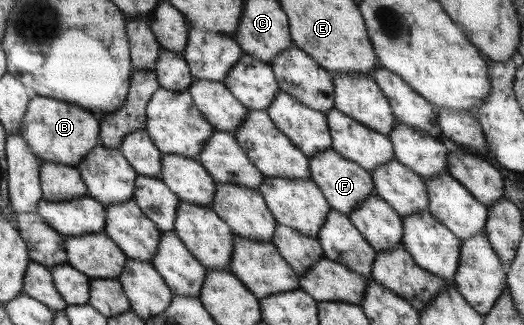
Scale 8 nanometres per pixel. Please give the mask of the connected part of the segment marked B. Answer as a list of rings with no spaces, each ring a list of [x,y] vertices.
[[[36,95],[28,101],[19,134],[35,157],[75,168],[85,155],[99,144],[98,120],[98,116],[73,104]]]

